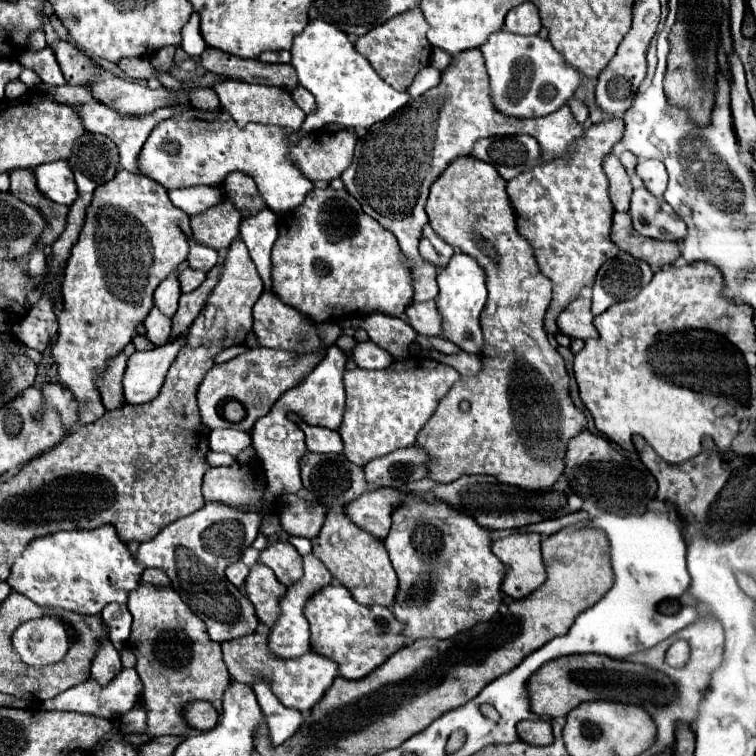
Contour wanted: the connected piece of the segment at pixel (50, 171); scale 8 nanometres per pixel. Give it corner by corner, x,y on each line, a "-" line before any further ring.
54,161
54,163
44,163
40,167
34,169
36,173
36,181
38,181
38,189
50,197
56,203
62,203
66,207
70,207
76,197
78,197
78,189
76,189
76,181
74,181
74,173
68,167
66,161

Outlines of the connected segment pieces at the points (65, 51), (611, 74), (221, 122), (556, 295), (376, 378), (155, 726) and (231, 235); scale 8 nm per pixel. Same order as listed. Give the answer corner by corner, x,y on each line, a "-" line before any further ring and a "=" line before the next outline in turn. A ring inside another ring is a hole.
64,41
54,43
52,49
58,57
58,65
68,85
88,85
88,81
92,81
92,61
94,59
90,59
84,51
=
630,29
618,53
600,73
596,101
632,101
646,77
646,49
656,29
=
192,107
178,117
172,117
154,127
140,151
140,173
158,181
166,189
182,189
194,185
220,185
232,171
248,173
274,213
296,209
312,189
308,181
288,161
288,137
282,127
248,123
238,127
236,121
222,109
202,111
-
214,117
214,119
204,119
=
616,119
592,125
566,159
546,161
508,181
518,233
530,241
540,271
554,285
544,319
544,327
550,335
560,333
556,325
560,311
580,295
582,287
592,285
600,265
618,253
618,247
610,239
614,209
608,197
608,179
602,169
602,159
612,151
614,143
620,141
622,129
624,125
=
404,359
392,365
394,369
388,367
380,371
358,367
344,375
346,411
338,433
344,441
344,457
354,465
364,467
376,457
414,445
418,431
432,417
440,399
460,379
456,369
432,359
=
140,585
128,595
126,607
130,609
134,623
132,623
132,635
128,639
128,647
136,655
136,671
144,683
144,707
146,707
146,735
148,737
160,737
160,735
174,735
174,737
186,737
192,733
192,727
182,717
182,711
192,701
222,701
224,689
230,685
230,673
222,661
220,643
212,641
206,633
204,621
196,617
184,605
180,595
172,587
154,587
154,585
=
222,199
204,213
190,217
194,239
216,251
230,247
230,243
238,237
240,221
240,211
228,199

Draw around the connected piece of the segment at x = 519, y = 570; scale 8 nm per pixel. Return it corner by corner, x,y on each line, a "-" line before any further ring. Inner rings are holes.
512,533
492,543
492,553
506,565
502,591
512,599
524,599
546,581
538,533

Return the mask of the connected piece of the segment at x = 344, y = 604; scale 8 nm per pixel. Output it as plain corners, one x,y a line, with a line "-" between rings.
326,585
324,589
320,589
318,593
314,593
306,607
304,607
304,615
310,623
310,645
316,653
332,659
338,663
338,671
342,677
346,679
362,679
366,677
370,671
374,671
376,667
380,667
392,653
396,653
398,649
402,649
406,645
406,637
404,637
404,625
394,617
394,613
388,607
382,605
370,605
364,607
360,603
356,603
350,595
350,591
344,585

